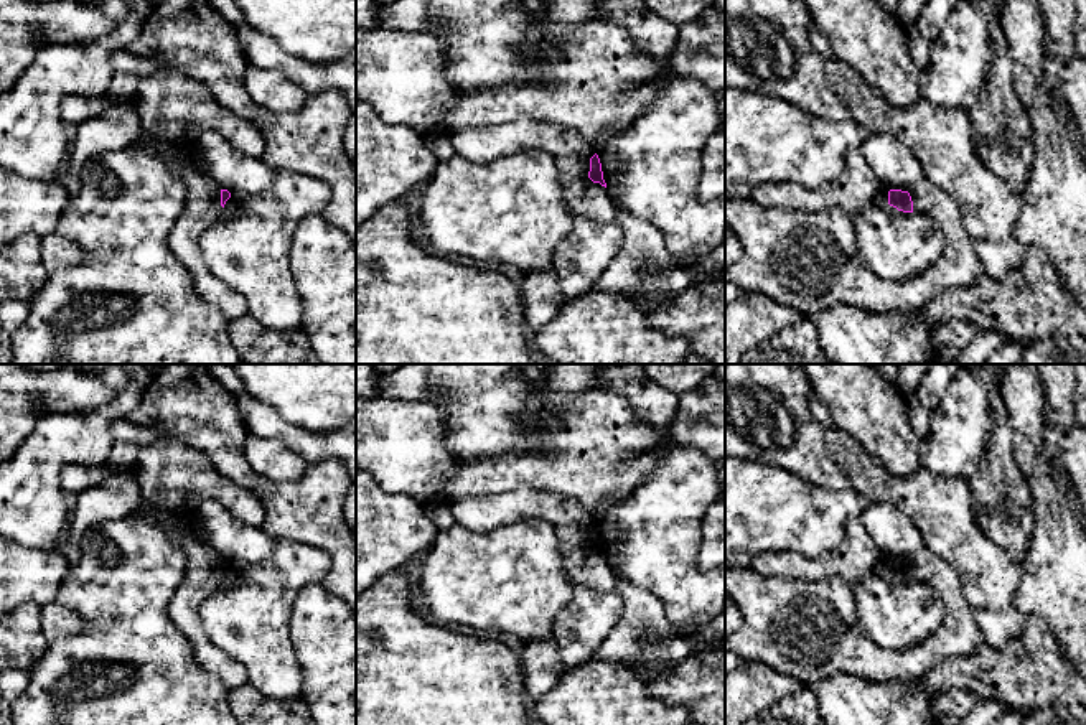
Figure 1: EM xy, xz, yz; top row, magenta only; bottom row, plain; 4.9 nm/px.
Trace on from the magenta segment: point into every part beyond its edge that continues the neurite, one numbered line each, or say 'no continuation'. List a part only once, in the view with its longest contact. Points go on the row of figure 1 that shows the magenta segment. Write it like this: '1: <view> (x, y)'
1: yz (808, 261)

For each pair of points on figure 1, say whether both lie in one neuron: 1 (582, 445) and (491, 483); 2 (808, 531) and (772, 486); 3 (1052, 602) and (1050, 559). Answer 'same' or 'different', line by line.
1: same
2: same
3: same

